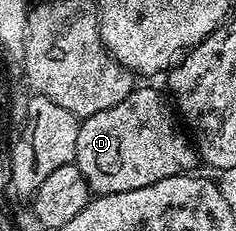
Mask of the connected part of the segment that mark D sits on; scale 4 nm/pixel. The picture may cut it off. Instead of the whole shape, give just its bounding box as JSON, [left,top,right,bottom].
[74,87,198,196]

